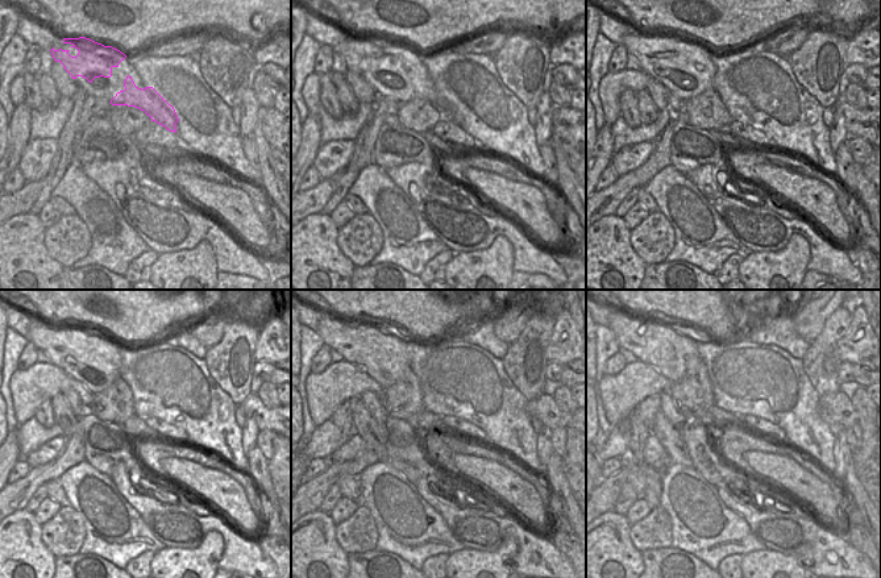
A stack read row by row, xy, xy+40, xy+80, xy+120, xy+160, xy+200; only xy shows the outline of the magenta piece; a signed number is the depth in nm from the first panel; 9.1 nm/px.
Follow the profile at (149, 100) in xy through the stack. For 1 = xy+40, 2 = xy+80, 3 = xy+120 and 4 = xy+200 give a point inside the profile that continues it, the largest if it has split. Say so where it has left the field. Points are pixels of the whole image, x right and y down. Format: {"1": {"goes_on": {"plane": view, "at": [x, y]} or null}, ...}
{"1": {"goes_on": {"plane": "xy+40", "at": [460, 113]}}, "2": {"goes_on": {"plane": "xy+80", "at": [757, 113]}}, "3": {"goes_on": {"plane": "xy+120", "at": [167, 408]}}, "4": {"goes_on": {"plane": "xy+200", "at": [740, 403]}}}

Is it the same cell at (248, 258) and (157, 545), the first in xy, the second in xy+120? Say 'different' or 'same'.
different

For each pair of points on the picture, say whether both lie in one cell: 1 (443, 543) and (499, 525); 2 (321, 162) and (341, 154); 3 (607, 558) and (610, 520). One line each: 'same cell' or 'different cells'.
1: different cells
2: same cell
3: same cell

